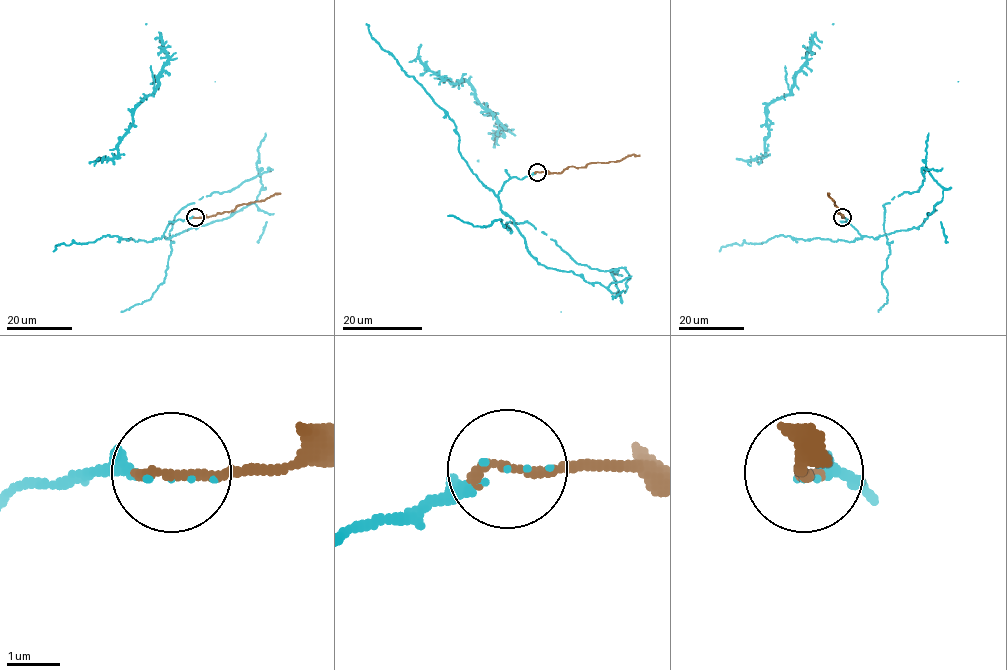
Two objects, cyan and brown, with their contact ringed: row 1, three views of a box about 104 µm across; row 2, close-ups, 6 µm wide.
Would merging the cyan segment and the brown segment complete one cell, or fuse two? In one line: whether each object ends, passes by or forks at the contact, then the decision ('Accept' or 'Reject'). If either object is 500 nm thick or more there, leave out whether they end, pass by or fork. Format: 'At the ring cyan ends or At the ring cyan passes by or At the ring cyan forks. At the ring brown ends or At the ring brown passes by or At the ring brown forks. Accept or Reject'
At the ring cyan ends. At the ring brown ends. Accept

